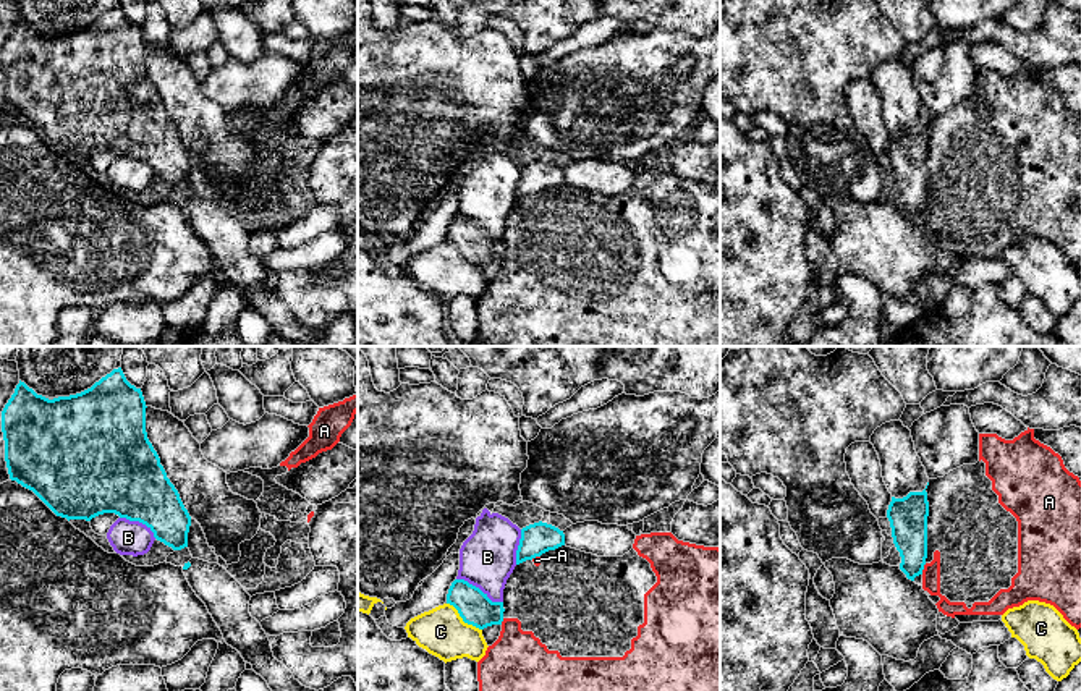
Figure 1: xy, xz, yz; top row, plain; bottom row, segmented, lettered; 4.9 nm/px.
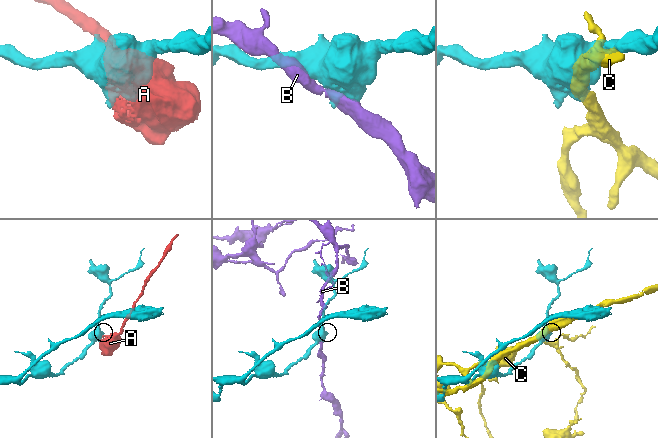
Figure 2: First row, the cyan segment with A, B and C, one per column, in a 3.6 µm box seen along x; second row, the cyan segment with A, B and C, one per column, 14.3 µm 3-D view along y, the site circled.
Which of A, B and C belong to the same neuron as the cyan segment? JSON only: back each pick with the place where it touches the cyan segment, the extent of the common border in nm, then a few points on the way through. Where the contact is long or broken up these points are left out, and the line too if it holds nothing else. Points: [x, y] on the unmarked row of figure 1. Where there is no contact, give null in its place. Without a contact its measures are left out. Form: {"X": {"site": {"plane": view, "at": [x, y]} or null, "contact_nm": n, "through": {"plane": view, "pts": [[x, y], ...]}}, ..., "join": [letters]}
{"join": []}

